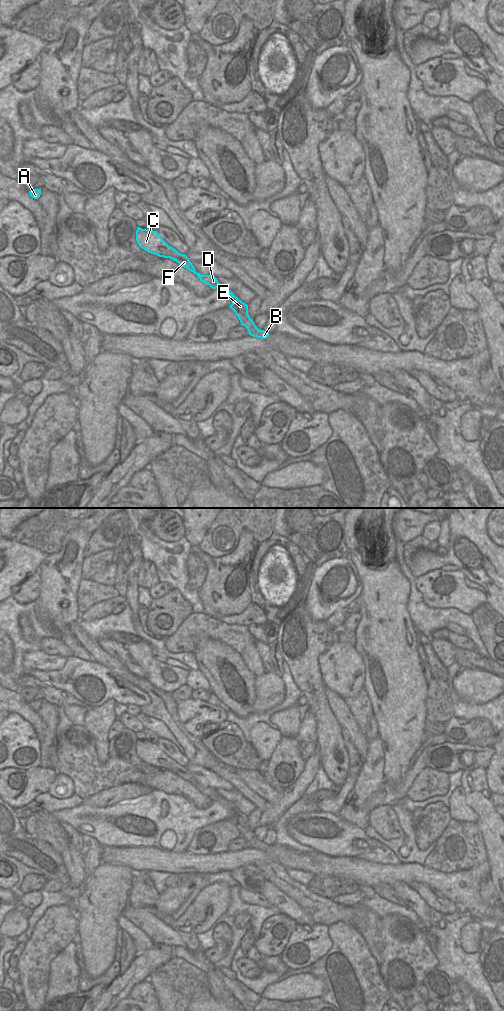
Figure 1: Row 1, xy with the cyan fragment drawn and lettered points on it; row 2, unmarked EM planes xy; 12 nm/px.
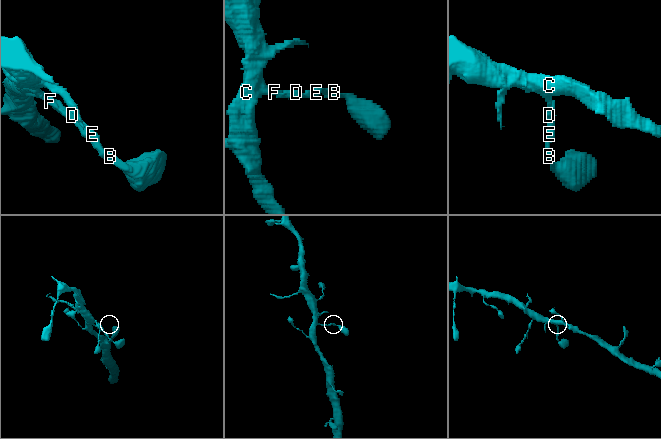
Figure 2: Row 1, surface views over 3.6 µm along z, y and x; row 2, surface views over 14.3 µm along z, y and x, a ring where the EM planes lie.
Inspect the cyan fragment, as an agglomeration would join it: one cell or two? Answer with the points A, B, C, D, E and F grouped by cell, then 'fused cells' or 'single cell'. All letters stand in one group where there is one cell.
A B C D E F | single cell

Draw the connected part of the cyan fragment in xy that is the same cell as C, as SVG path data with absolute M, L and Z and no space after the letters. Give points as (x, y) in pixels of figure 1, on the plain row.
M137 739L136 753L138 757L147 764L176 773L182 779L196 786L201 794L209 797L212 801L216 801L221 798L216 789L197 785L189 770L185 766L181 766L176 761L169 758L160 749L157 743Z

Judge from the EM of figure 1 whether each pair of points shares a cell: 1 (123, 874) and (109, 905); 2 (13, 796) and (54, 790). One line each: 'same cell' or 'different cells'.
1: same cell
2: different cells

